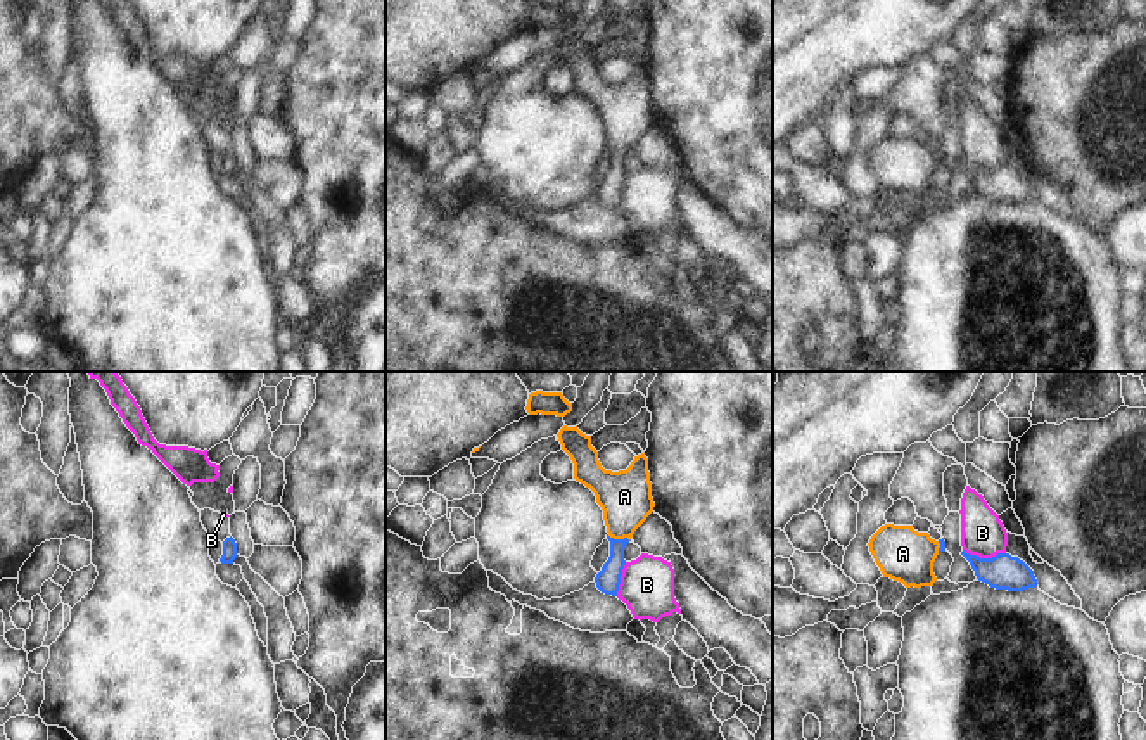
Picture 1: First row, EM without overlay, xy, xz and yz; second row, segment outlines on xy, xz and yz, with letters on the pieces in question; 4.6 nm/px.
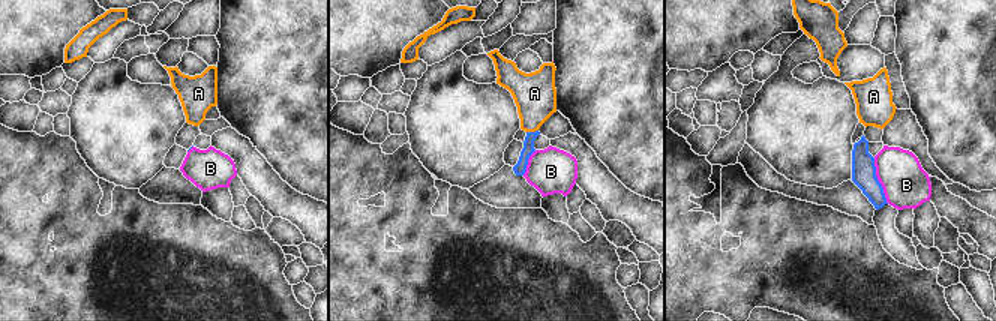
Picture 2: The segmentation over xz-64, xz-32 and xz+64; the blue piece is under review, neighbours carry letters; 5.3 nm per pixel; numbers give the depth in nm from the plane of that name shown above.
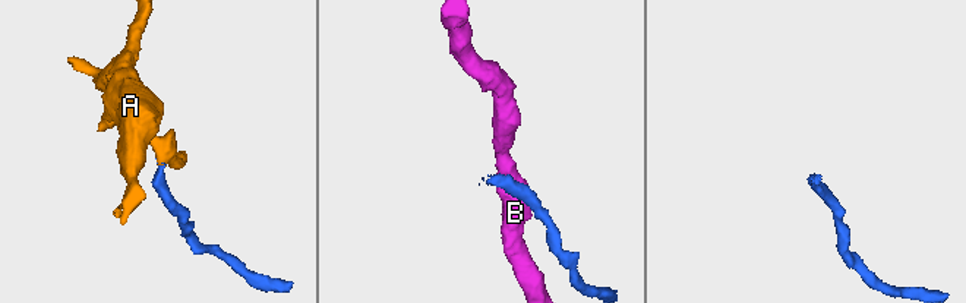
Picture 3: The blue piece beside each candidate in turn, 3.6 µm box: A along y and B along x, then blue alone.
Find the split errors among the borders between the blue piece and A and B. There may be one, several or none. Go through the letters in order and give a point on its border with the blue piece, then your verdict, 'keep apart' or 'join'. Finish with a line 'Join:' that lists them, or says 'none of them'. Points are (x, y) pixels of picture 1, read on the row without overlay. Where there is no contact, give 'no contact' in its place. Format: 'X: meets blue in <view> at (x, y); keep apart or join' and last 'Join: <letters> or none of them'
A: meets blue in xz at (617, 153); join
B: meets blue in yz at (984, 172); keep apart
Join: A

